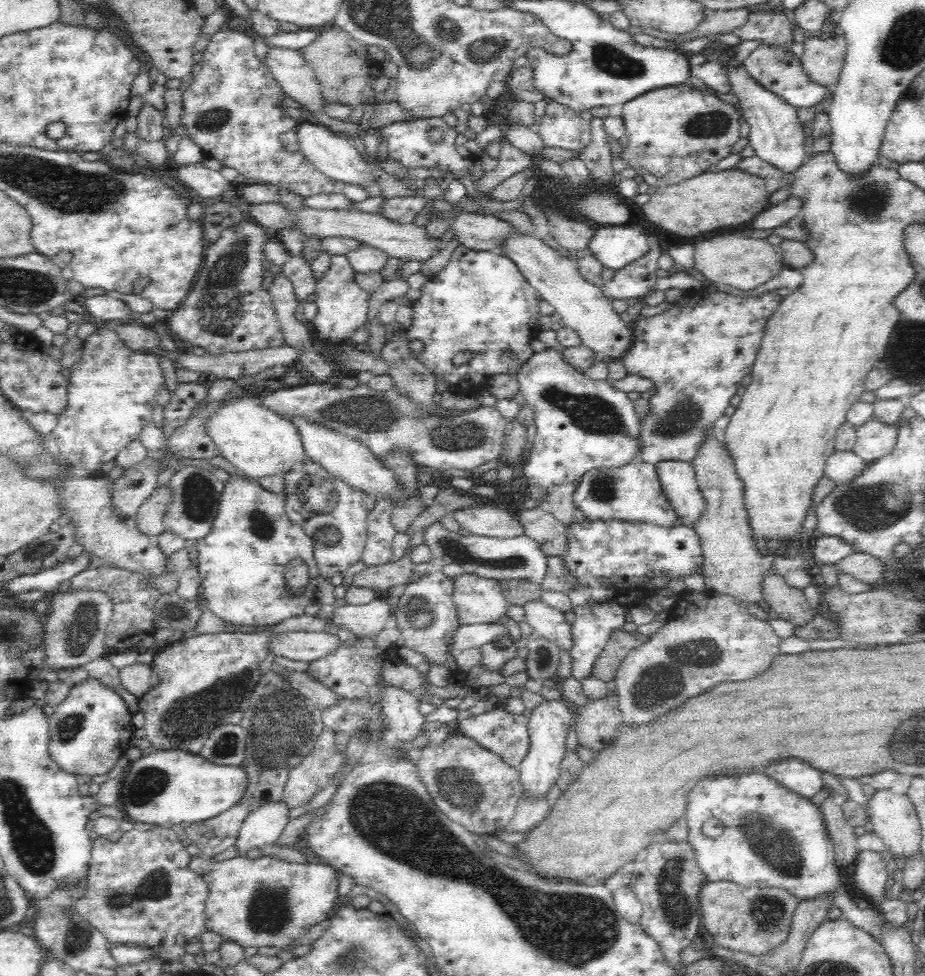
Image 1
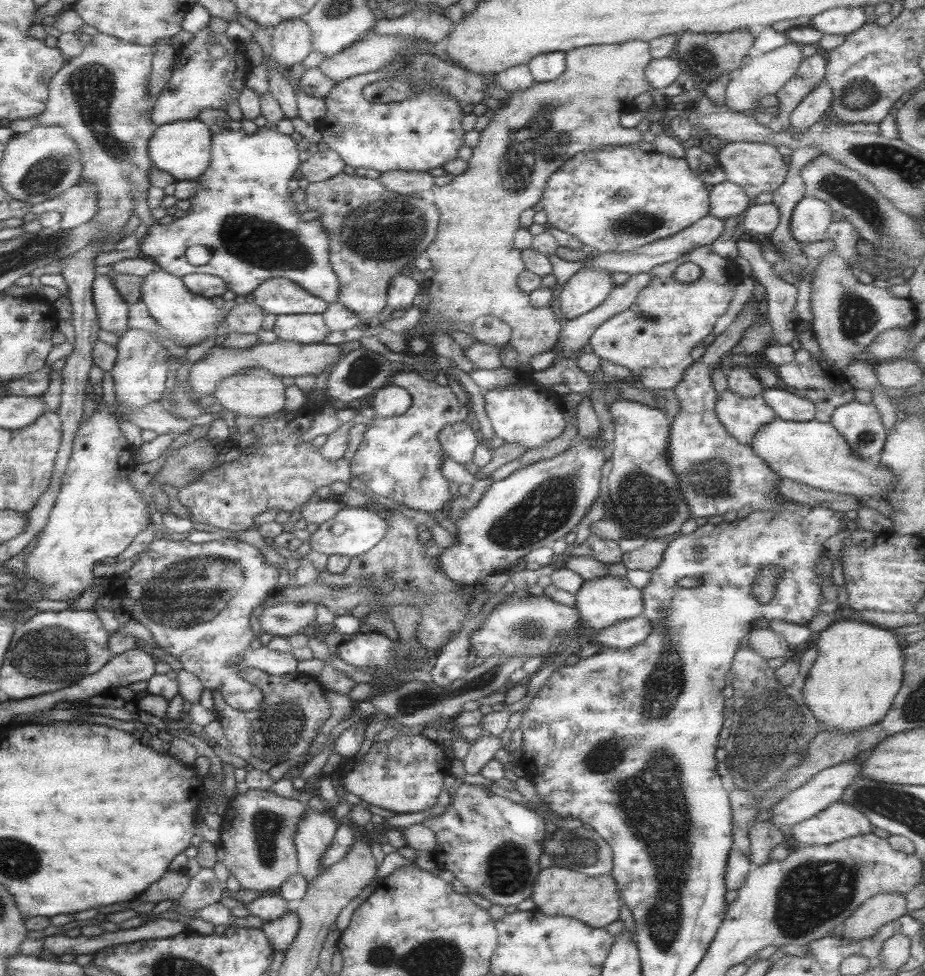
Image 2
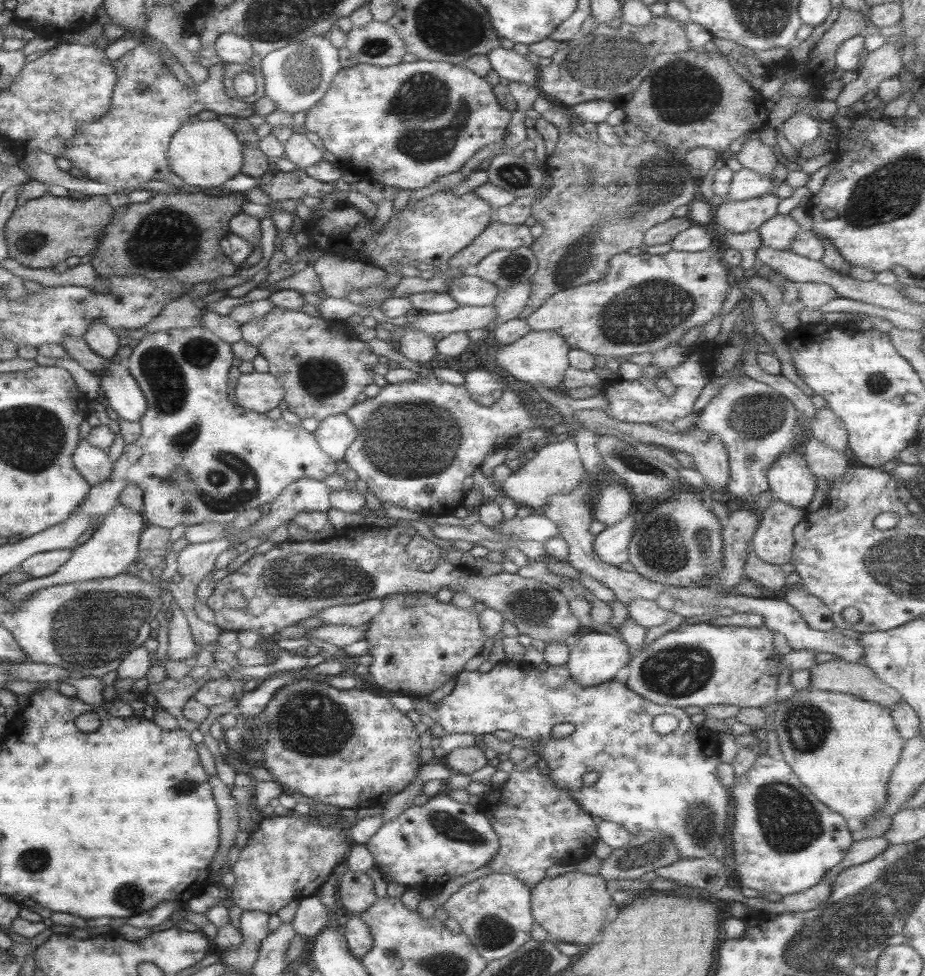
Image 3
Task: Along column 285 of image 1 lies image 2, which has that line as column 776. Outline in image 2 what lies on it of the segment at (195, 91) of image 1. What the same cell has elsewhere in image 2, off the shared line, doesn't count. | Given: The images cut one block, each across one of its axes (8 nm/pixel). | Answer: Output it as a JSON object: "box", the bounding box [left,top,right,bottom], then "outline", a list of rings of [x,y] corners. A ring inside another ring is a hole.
{"box":[715,53,826,201],"outline":[[[818,53],[803,59],[790,80],[775,94],[778,98],[778,112],[766,114],[756,108],[750,116],[771,132],[788,131],[791,128],[790,116],[796,106],[825,80],[826,63],[826,58]],[[734,142],[724,144],[715,154],[720,162],[723,180],[737,185],[753,201],[760,193],[774,193],[787,178],[789,164],[772,144],[754,142]]]}

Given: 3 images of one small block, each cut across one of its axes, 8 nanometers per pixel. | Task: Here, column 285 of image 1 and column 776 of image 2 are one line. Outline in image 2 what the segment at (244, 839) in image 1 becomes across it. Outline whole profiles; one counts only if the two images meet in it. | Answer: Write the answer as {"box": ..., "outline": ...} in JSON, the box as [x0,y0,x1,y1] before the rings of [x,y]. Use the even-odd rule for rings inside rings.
{"box":[770,757,860,834],"outline":[[[855,757],[848,762],[842,762],[836,766],[826,768],[817,772],[808,782],[792,790],[786,797],[782,797],[774,807],[772,807],[772,816],[770,822],[778,826],[782,832],[789,834],[790,828],[802,820],[818,814],[832,803],[840,801],[844,788],[848,786],[856,777],[860,776],[860,757]]]}

